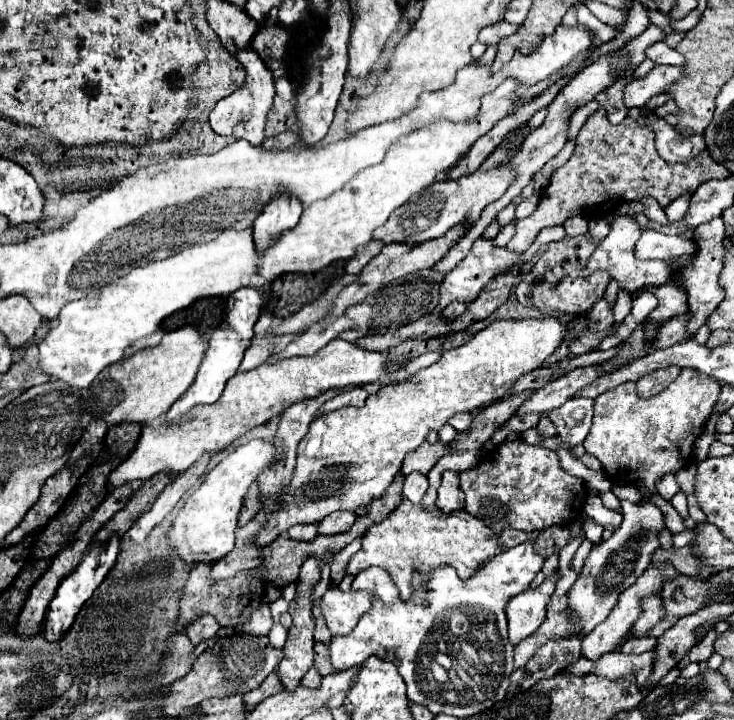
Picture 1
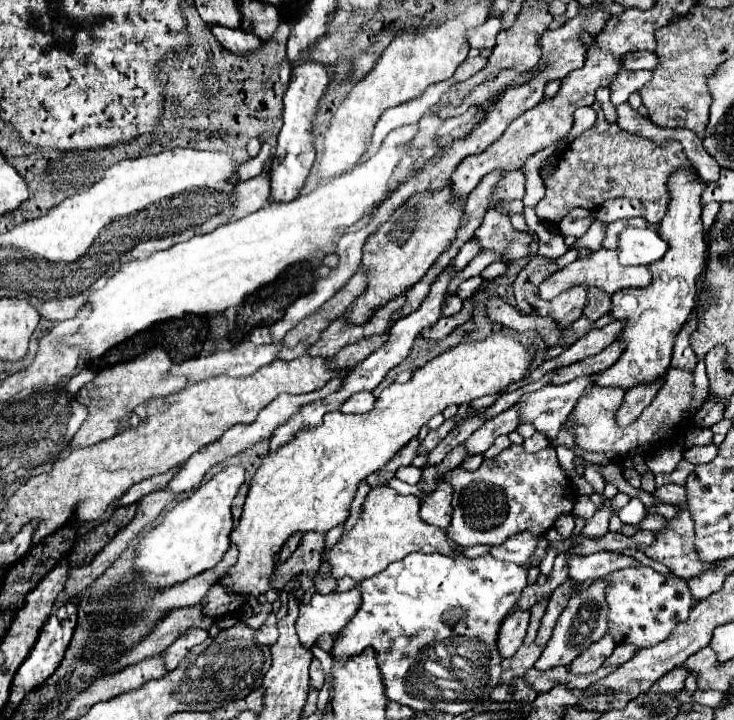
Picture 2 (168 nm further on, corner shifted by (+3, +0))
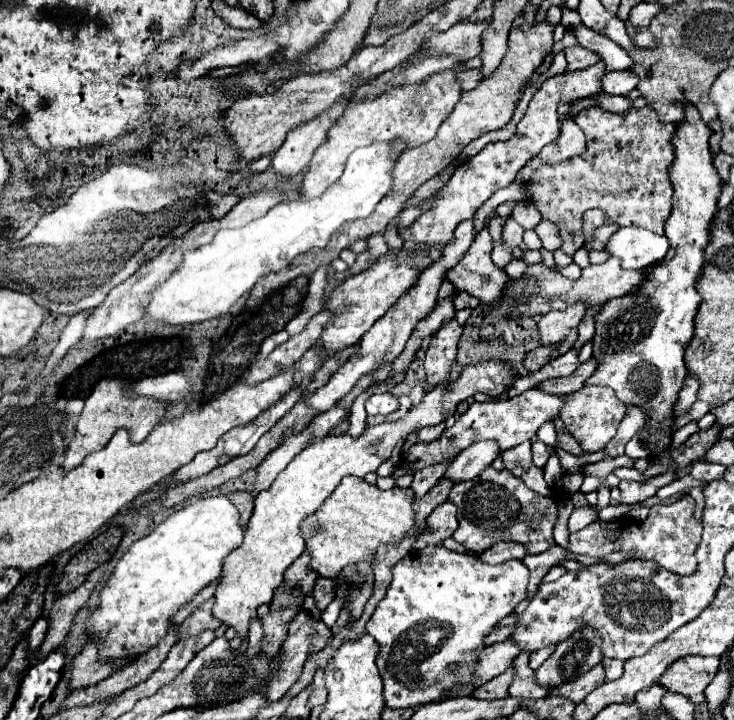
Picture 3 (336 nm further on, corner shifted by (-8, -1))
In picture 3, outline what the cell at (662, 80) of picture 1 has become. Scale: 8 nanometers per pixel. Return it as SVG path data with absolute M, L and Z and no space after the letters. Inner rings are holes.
M608 72L604 76L604 92L614 96L628 96L636 86L640 78L634 72Z

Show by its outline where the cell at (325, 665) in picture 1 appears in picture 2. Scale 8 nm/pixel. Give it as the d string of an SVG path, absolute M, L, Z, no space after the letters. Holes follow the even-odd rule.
M313 659L311 661L311 687L319 691L323 687L323 681L325 681L325 675L323 675L321 665L319 665L319 659Z

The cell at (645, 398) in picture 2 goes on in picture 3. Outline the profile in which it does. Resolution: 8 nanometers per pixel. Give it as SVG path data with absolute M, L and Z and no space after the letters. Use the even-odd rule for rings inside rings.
M628 406L626 408L626 416L618 426L616 438L612 438L612 442L606 446L608 456L622 456L624 454L624 446L630 442L632 436L636 436L644 426L648 424L648 412L640 406Z

